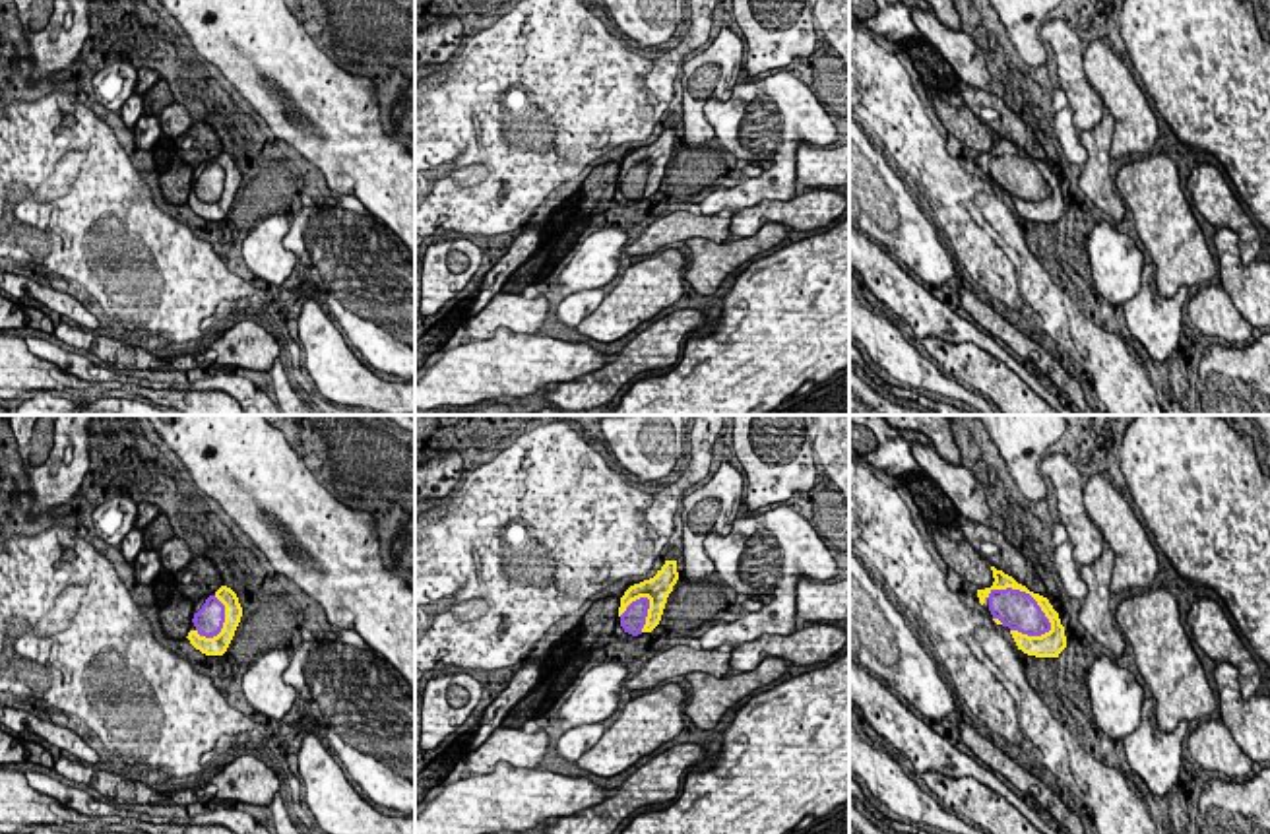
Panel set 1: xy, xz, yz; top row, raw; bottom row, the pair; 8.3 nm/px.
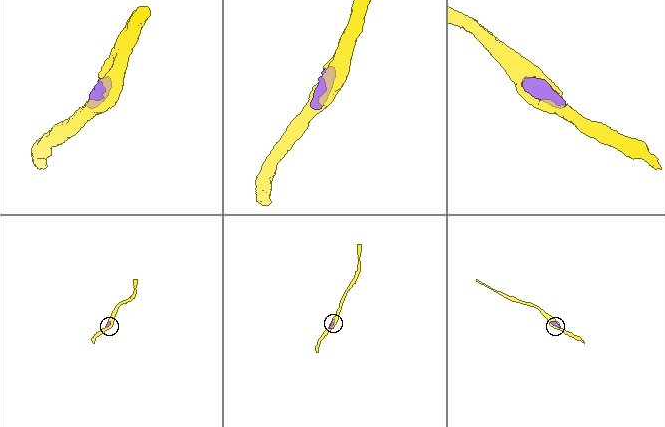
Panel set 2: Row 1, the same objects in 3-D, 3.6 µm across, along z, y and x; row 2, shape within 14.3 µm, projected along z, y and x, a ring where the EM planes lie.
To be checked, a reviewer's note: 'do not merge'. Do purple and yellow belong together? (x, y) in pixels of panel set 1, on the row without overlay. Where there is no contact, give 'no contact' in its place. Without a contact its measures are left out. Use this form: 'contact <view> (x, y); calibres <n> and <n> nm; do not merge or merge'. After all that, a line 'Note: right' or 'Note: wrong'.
contact yz (1024, 158); calibres 320 and 130 nm; merge
Note: wrong

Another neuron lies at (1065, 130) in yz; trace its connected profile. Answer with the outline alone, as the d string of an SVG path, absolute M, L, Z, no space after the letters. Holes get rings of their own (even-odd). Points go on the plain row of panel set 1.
M1066 107L1053 114L1055 122L1055 136L1061 144L1063 155L1070 165L1084 167L1086 163L1086 149L1080 144L1080 132L1072 120L1072 109Z

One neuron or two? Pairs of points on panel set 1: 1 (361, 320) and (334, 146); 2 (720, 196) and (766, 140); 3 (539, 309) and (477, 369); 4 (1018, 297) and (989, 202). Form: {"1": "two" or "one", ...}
{"1": "two", "2": "one", "3": "two", "4": "one"}

